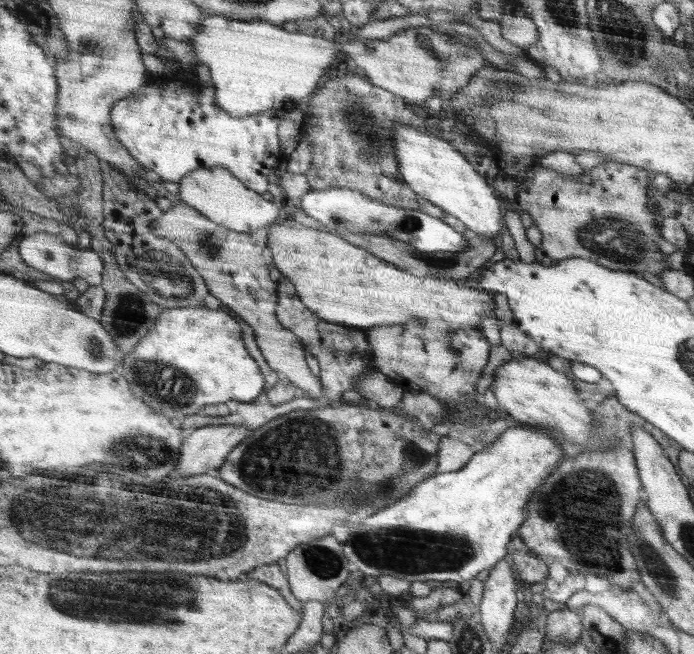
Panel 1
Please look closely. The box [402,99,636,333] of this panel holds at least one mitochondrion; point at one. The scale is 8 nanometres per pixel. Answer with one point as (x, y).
(444, 261)

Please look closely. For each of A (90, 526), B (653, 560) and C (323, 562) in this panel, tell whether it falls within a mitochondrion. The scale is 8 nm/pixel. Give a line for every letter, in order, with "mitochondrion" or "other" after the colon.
A: mitochondrion
B: mitochondrion
C: mitochondrion

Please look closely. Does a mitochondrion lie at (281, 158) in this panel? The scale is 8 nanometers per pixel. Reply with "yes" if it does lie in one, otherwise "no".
no

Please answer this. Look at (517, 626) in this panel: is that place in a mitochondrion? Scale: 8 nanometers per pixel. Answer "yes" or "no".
no

